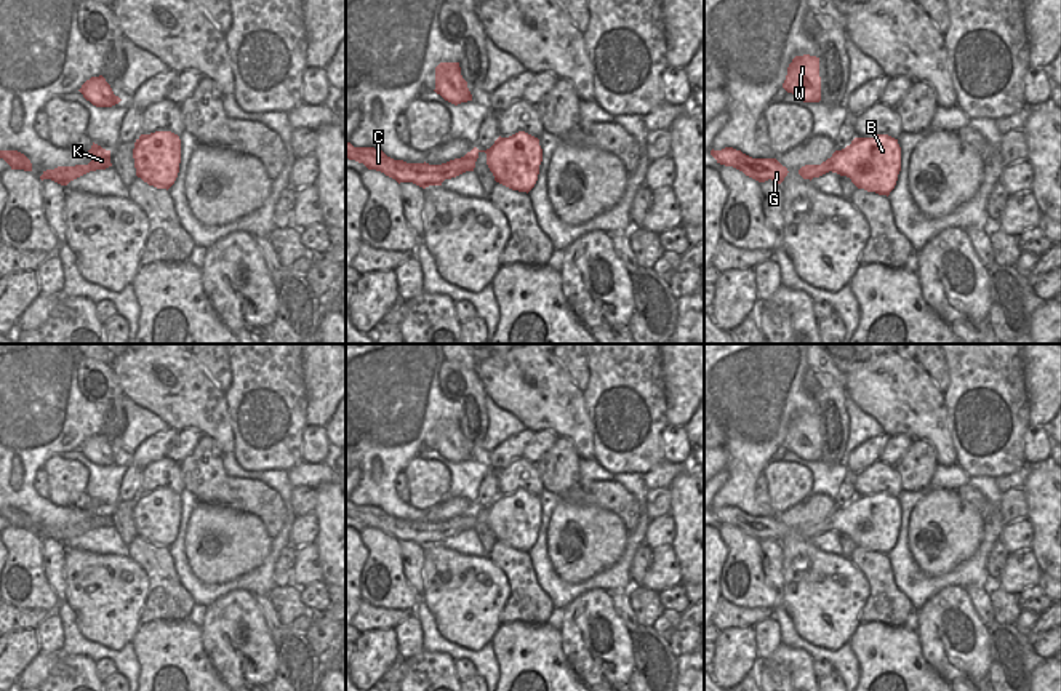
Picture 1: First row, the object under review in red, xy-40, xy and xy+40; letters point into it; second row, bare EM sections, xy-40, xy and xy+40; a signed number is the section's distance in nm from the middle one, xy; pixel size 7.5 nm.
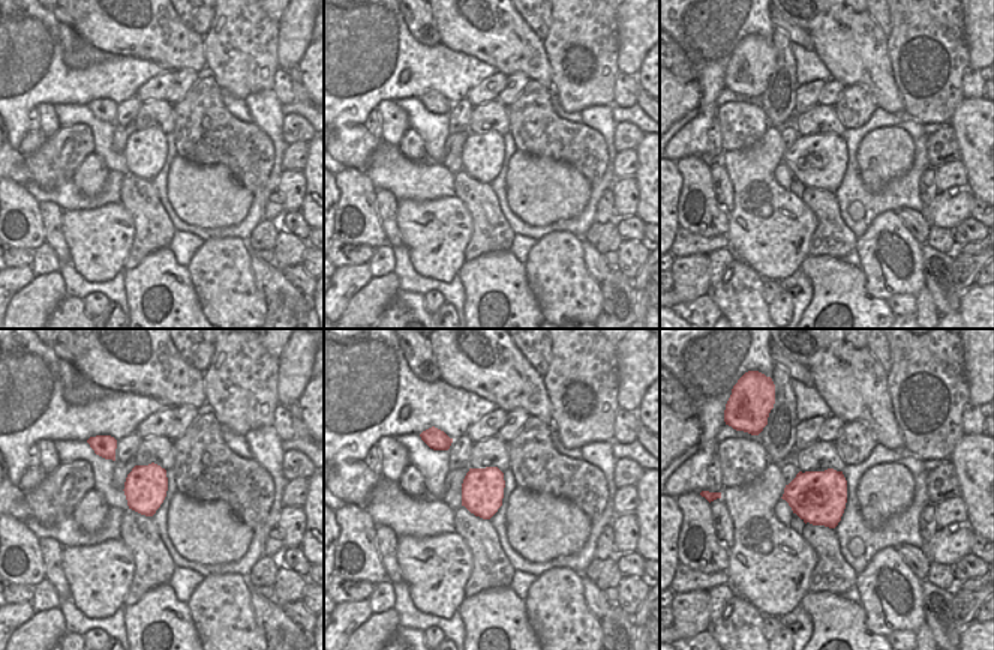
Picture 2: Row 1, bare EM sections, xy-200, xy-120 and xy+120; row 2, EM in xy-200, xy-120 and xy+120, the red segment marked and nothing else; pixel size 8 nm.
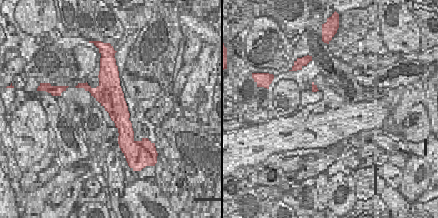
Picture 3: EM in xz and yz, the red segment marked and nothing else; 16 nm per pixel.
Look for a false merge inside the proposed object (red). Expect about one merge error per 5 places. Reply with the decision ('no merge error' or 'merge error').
no merge error

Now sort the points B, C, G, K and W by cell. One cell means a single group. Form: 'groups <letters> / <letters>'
groups B C G K W

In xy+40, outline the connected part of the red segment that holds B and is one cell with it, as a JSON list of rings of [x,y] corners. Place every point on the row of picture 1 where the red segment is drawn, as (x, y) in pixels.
[[[888,134],[855,138],[821,165],[802,166],[799,174],[811,181],[829,171],[850,178],[858,189],[888,197],[901,171],[901,147]]]

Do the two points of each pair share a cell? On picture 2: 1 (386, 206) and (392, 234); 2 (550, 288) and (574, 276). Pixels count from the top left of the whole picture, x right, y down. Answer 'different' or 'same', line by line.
1: same
2: same

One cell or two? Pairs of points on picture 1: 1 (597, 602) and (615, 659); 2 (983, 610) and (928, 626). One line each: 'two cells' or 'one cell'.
1: one cell
2: two cells

